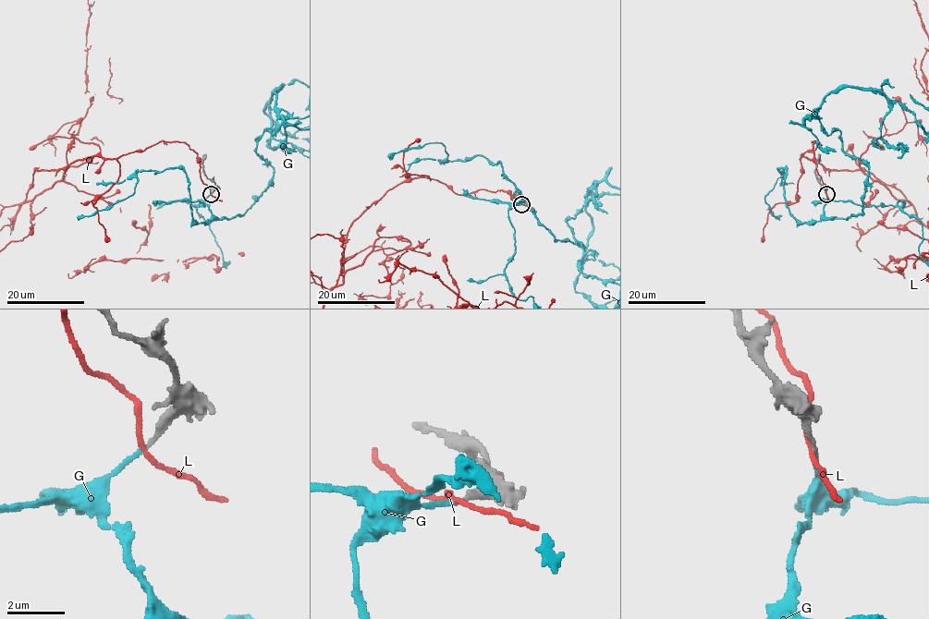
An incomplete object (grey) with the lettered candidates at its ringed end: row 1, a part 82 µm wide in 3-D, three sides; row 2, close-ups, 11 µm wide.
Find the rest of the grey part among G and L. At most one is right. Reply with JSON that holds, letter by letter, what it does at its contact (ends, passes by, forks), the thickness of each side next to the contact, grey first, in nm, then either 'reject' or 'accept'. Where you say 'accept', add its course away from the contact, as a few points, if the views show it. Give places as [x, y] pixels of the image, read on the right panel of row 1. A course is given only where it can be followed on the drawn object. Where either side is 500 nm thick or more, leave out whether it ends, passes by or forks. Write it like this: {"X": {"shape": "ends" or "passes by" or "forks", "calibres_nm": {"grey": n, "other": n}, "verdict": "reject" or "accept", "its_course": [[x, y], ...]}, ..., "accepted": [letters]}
{"G": {"shape": "ends", "calibres_nm": {"grey": 140, "other": 150}, "verdict": "accept", "its_course": [[826, 194], [826, 218], [856, 215], [868, 174], [821, 124], [831, 91], [882, 91], [928, 134], [914, 115]]}, "L": {"shape": "passes by", "calibres_nm": {"grey": 160, "other": 160}, "verdict": "reject"}, "accepted": ["G"]}

